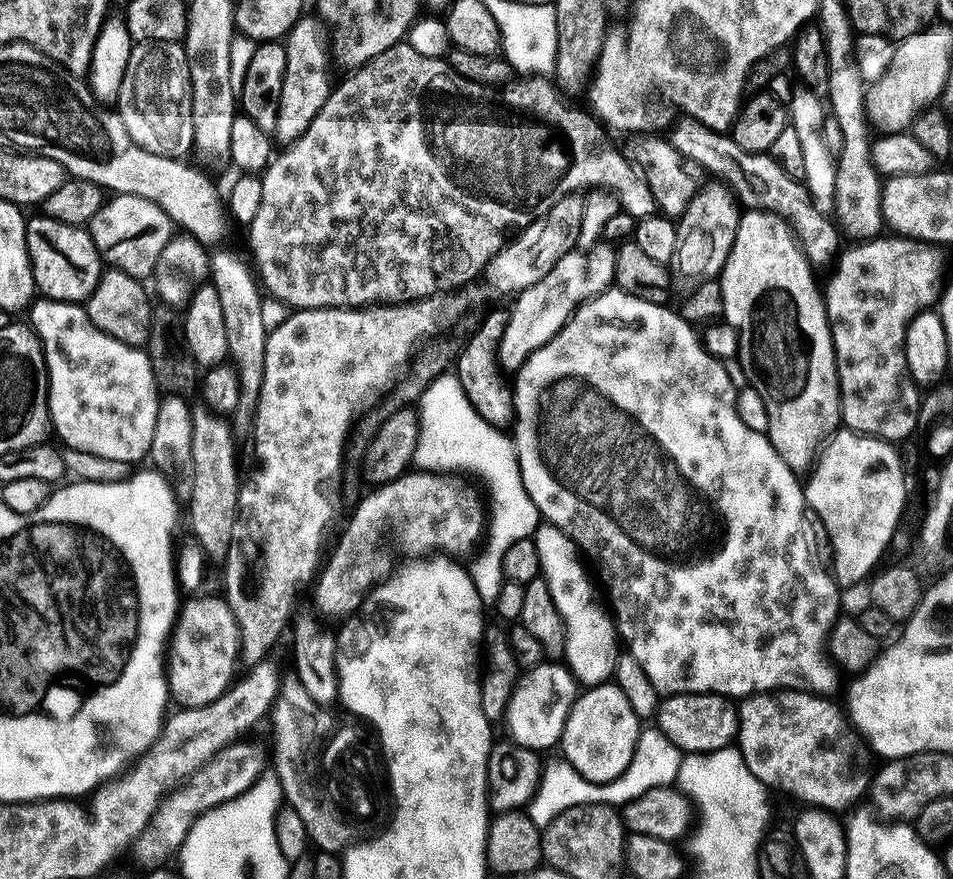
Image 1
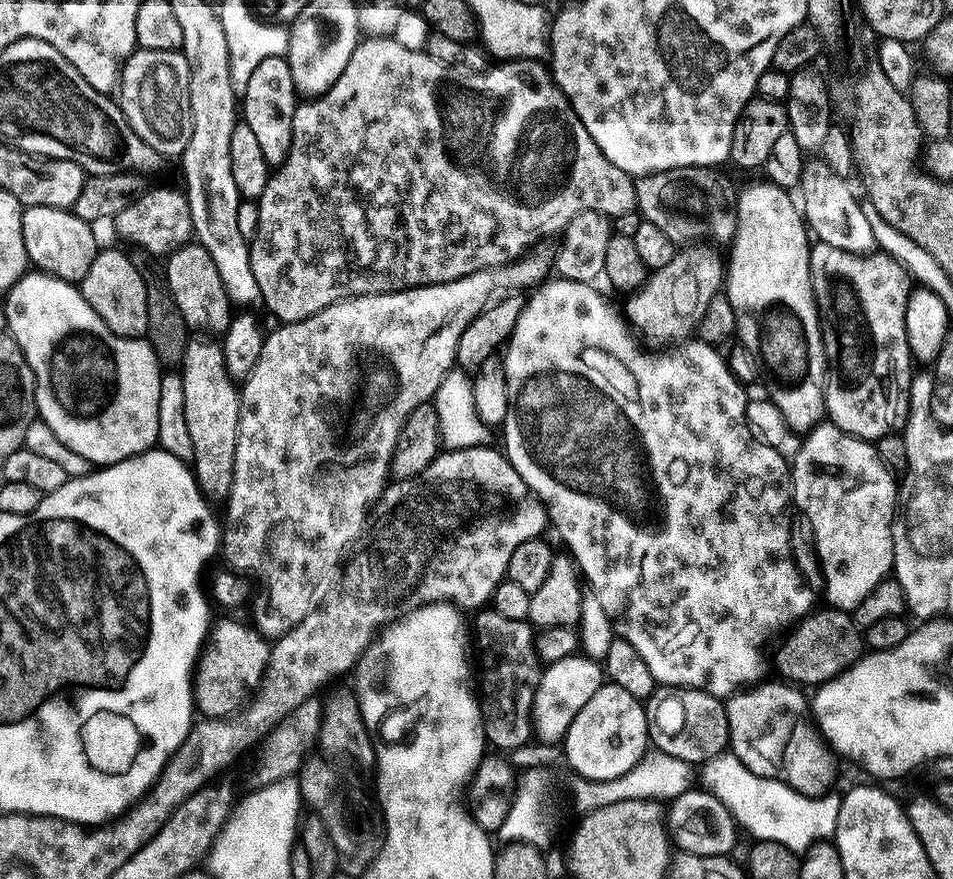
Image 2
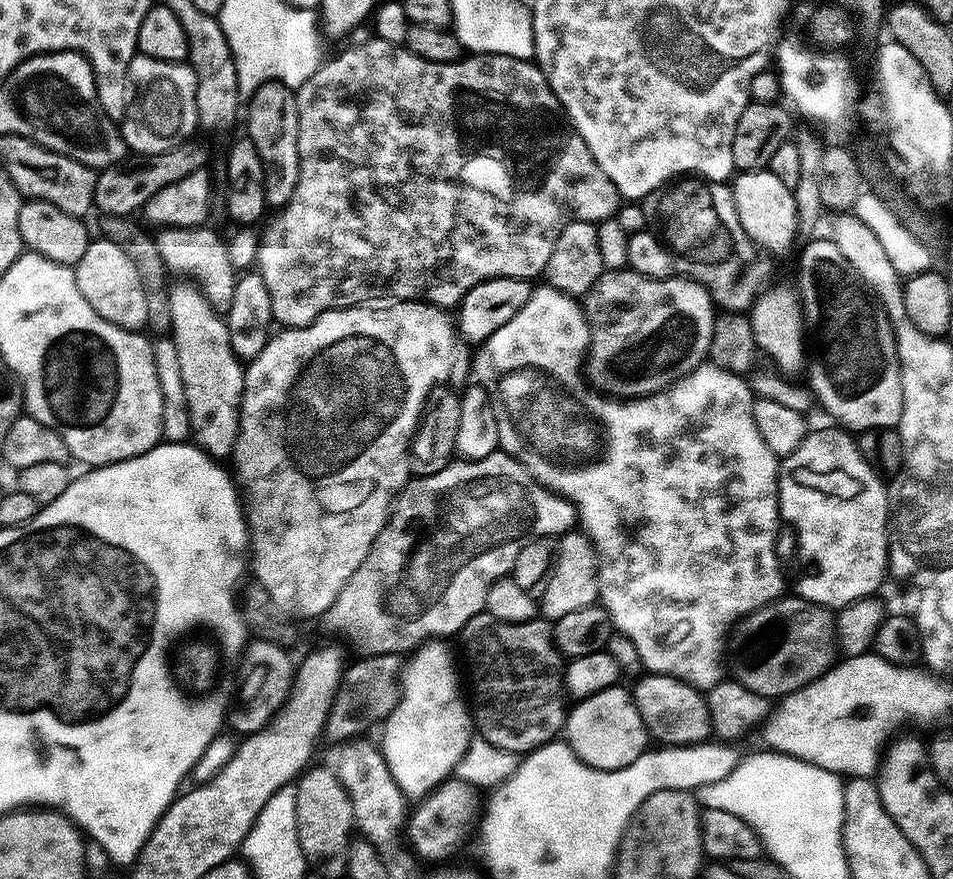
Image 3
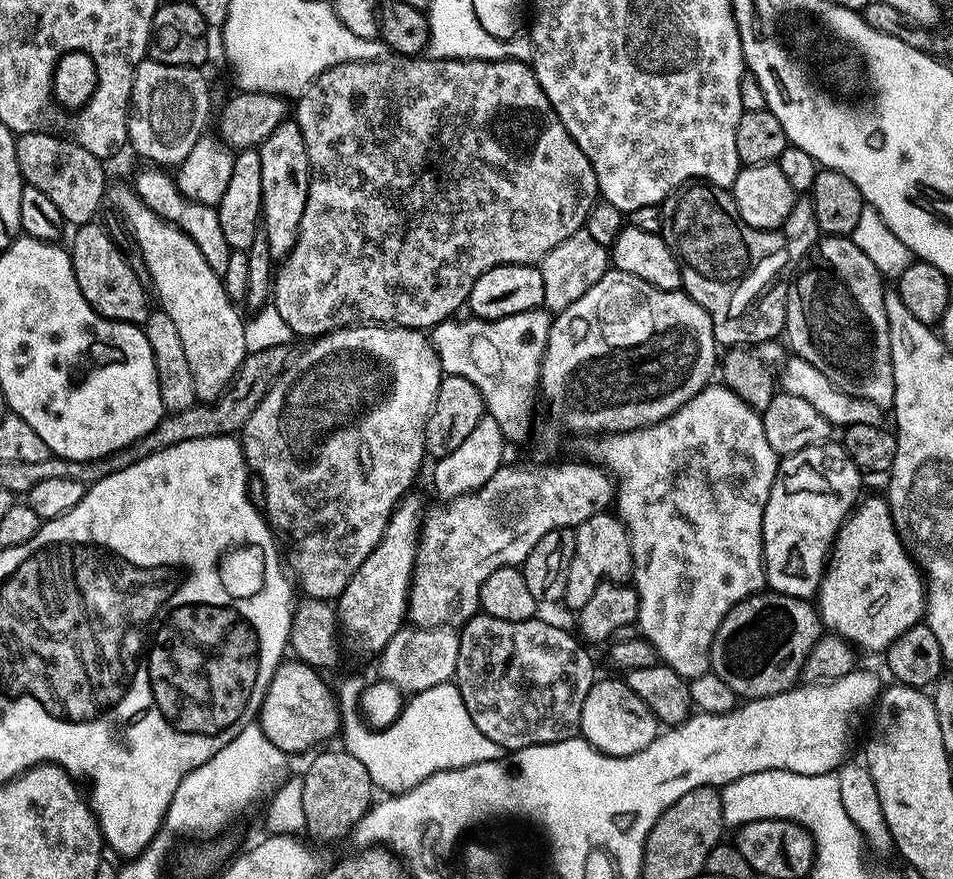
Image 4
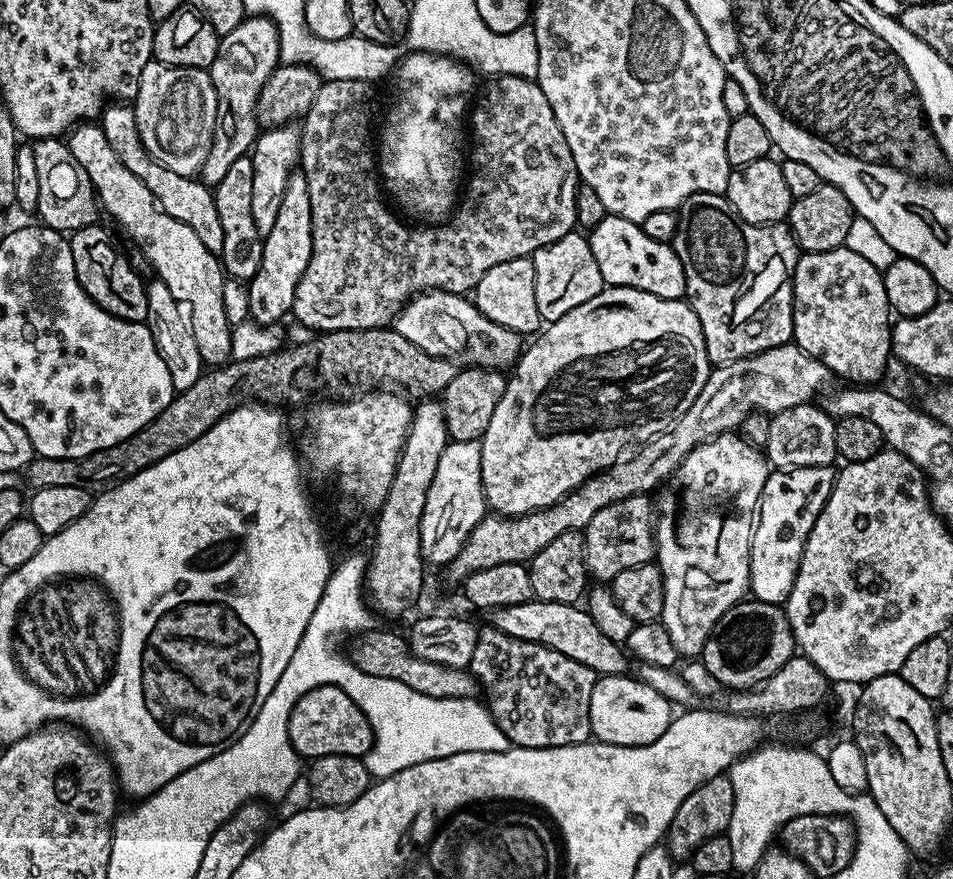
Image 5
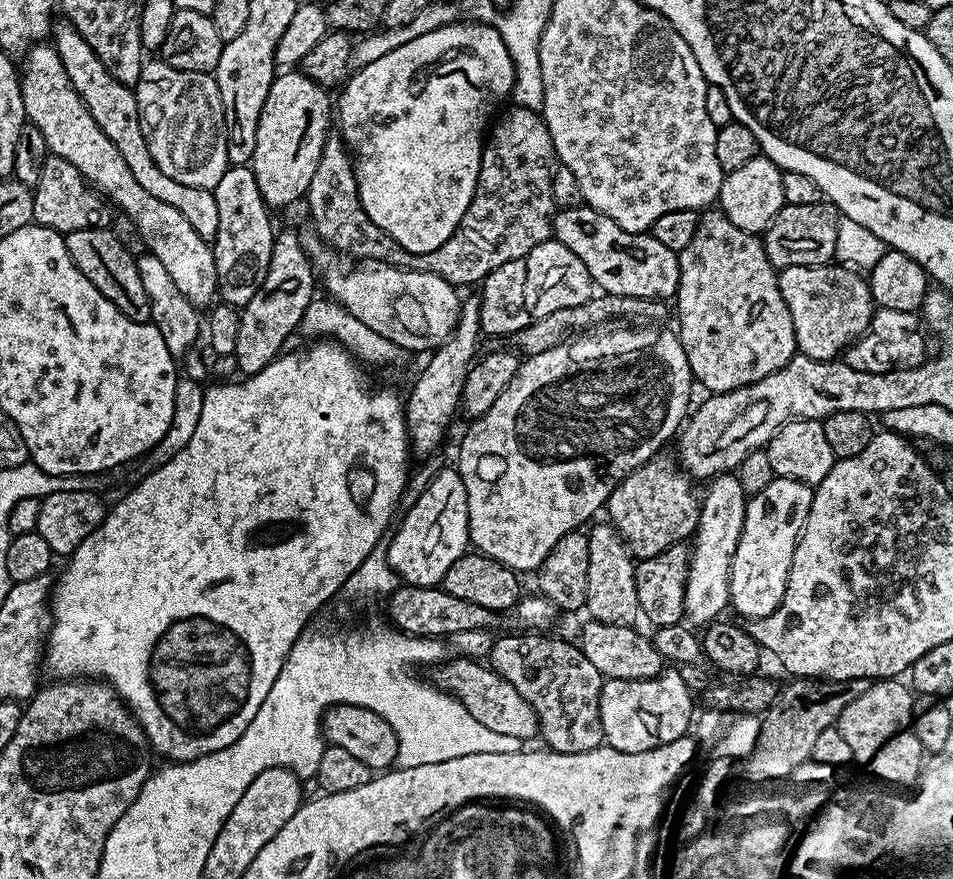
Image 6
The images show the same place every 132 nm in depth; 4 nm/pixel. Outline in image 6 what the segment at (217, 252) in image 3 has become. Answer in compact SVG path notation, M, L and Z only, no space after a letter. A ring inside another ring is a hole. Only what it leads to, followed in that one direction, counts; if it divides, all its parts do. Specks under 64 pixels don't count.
M60 22L57 28L55 25L51 29L50 36L62 66L66 66L66 74L70 78L72 88L90 110L94 122L98 122L102 134L106 134L106 138L114 142L114 147L117 148L118 154L122 154L130 174L134 174L137 182L149 194L154 194L154 198L162 198L166 206L174 206L174 210L178 210L178 214L182 214L182 218L186 218L186 222L194 226L198 238L209 242L215 240L218 234L218 202L215 191L210 188L182 186L182 182L174 182L170 174L162 174L162 170L158 170L158 162L154 162L146 146L146 138L142 134L135 91L129 85L118 82L114 74L110 74L110 70L98 58L90 42L82 38L82 34L78 34L73 24Z

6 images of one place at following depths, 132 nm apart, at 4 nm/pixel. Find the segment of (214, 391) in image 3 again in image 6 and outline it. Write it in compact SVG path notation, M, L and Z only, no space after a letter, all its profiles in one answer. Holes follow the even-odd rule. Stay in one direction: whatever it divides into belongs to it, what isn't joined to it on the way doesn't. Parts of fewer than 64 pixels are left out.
M37 42L23 53L20 89L27 123L42 130L49 153L66 158L66 162L73 164L89 184L99 189L117 209L120 207L119 211L131 218L134 226L138 226L145 249L158 258L162 266L166 266L178 290L186 294L196 309L207 309L218 296L218 274L211 243L198 238L194 226L190 226L190 222L186 222L186 218L182 218L174 206L166 206L162 198L154 198L154 194L149 194L137 182L134 174L130 174L114 142L102 134L98 122L94 122L90 110L72 88L66 66L62 66L51 43Z

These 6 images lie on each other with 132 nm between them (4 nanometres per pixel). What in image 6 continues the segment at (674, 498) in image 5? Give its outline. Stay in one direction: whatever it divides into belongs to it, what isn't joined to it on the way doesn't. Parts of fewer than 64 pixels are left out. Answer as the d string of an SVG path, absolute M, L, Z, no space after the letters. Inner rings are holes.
M721 474L707 481L708 489L702 492L700 517L690 540L688 557L688 577L684 594L684 615L692 626L706 626L717 619L725 607L729 607L728 579L734 550L742 534L744 515L749 497L745 495L740 479L736 474Z

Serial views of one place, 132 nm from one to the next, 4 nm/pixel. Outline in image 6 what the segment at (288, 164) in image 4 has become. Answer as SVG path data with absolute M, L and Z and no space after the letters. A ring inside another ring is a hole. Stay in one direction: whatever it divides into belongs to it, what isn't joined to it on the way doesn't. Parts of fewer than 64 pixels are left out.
M292 232L275 233L270 254L270 270L266 270L266 278L244 307L240 309L240 325L238 326L238 346L234 353L237 369L241 373L261 372L269 362L285 351L288 339L295 333L302 322L302 314L306 314L306 306L314 298L312 287L318 284L314 275L314 265L308 259L304 249L304 241Z

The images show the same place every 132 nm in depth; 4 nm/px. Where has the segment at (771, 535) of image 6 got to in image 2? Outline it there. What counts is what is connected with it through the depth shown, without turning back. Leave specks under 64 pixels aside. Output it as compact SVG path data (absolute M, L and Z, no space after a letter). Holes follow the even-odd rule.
M821 422L811 429L794 453L790 464L790 496L812 527L816 556L824 571L824 592L831 607L855 610L862 598L893 571L892 521L896 514L898 484L892 480L895 480L893 473L880 461L869 441L849 436L831 422Z

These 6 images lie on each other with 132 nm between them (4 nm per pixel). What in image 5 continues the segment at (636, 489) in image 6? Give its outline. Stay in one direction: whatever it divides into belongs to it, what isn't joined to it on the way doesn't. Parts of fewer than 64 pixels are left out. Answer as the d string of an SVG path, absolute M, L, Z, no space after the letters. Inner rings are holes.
M647 495L622 498L610 506L605 506L598 510L598 514L594 514L594 518L590 518L582 531L584 557L588 575L593 581L611 582L614 574L622 574L622 570L653 563L656 554L654 504Z

